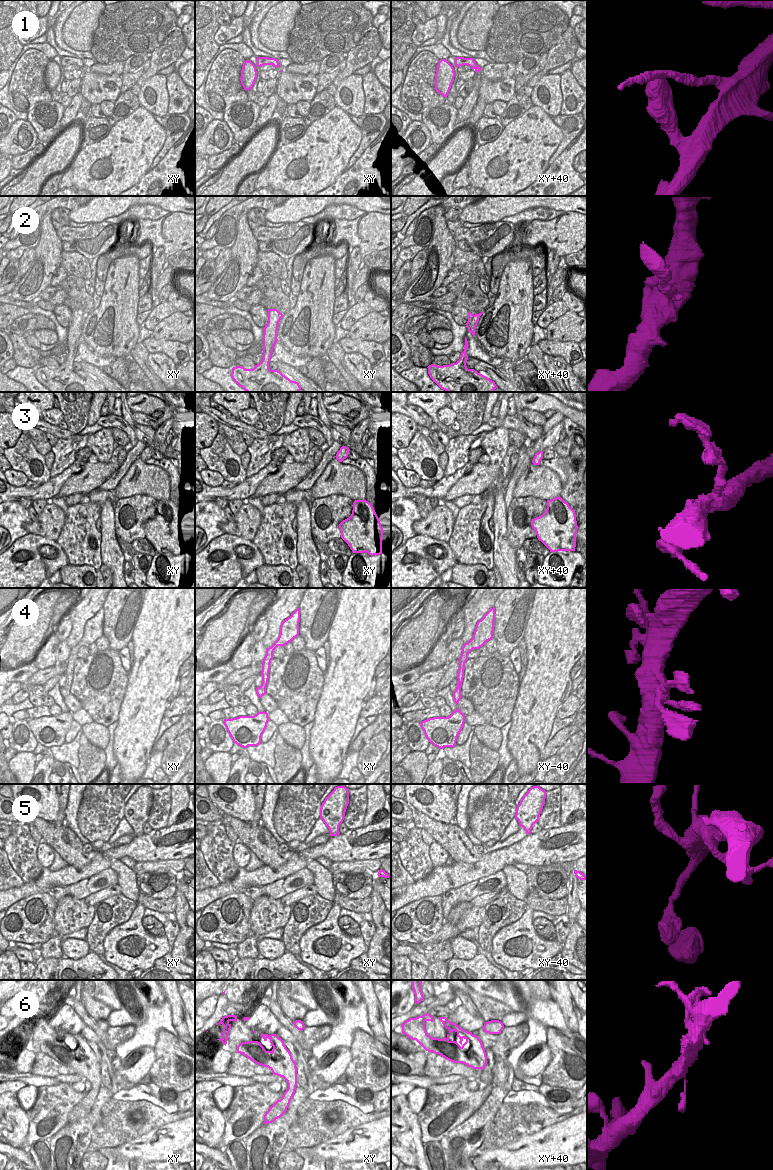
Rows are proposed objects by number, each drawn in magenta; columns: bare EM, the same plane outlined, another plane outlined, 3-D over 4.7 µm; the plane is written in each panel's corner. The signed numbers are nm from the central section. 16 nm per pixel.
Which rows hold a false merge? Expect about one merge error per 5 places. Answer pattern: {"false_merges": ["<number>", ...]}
{"false_merges": ["3"]}

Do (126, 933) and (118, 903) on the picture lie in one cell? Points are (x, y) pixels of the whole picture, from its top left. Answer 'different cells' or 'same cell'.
different cells

